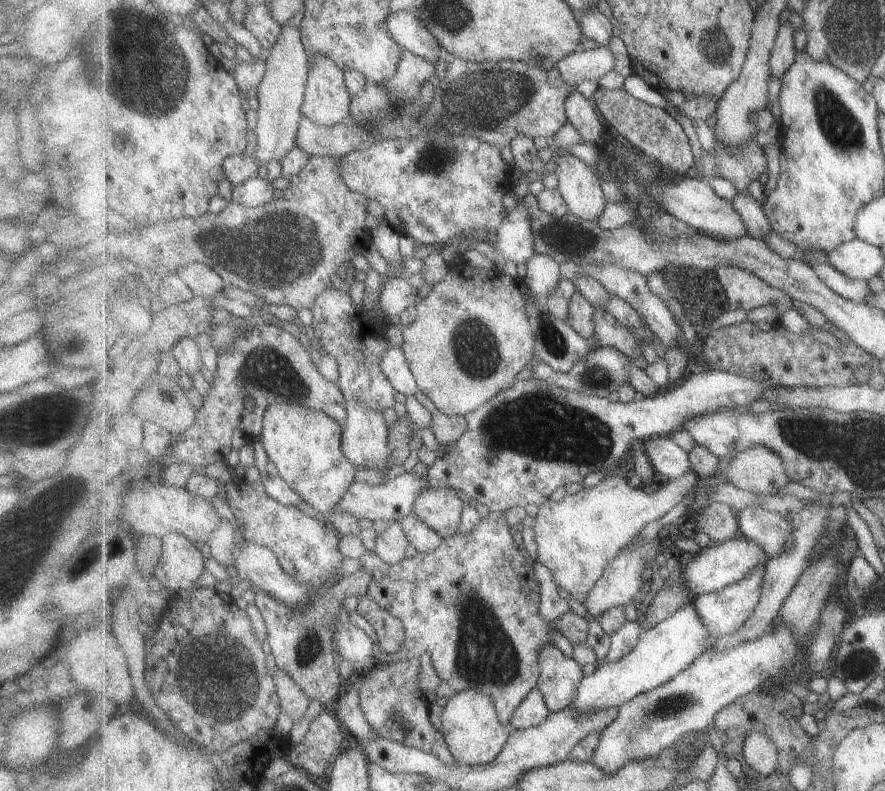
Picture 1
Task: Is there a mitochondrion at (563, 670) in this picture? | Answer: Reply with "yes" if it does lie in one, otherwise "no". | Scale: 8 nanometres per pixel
no

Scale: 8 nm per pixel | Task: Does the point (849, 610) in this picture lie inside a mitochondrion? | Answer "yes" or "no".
no

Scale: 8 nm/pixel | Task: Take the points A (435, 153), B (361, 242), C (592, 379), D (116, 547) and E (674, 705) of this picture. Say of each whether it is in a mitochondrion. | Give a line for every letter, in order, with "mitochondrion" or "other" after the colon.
A: mitochondrion
B: other
C: mitochondrion
D: other
E: mitochondrion

